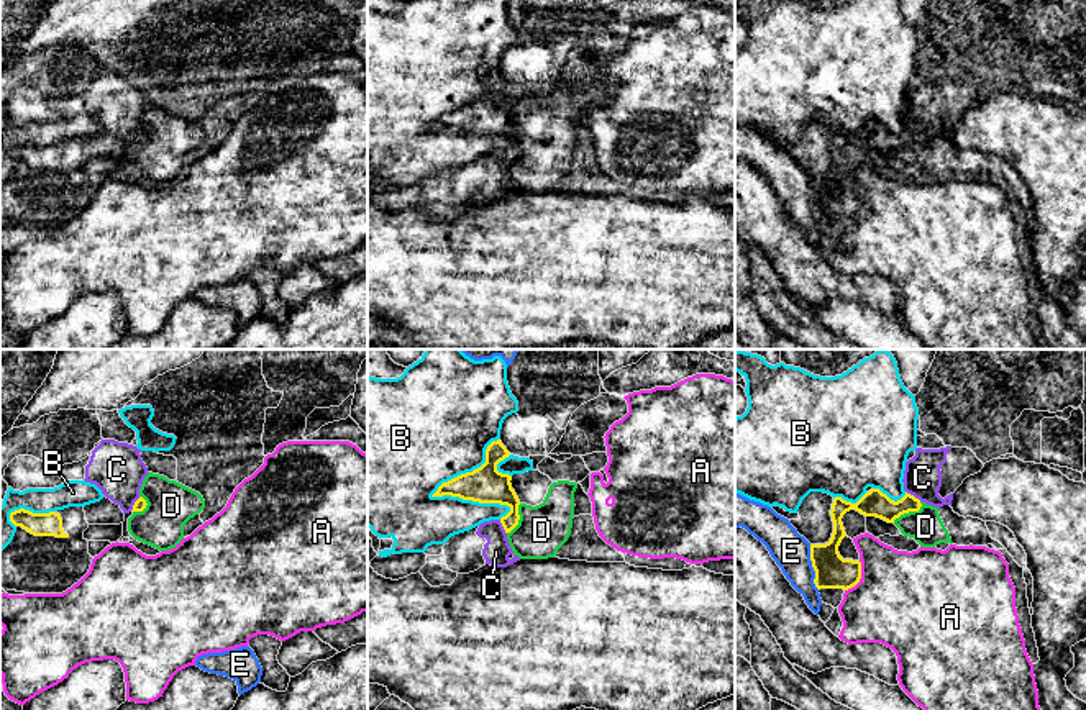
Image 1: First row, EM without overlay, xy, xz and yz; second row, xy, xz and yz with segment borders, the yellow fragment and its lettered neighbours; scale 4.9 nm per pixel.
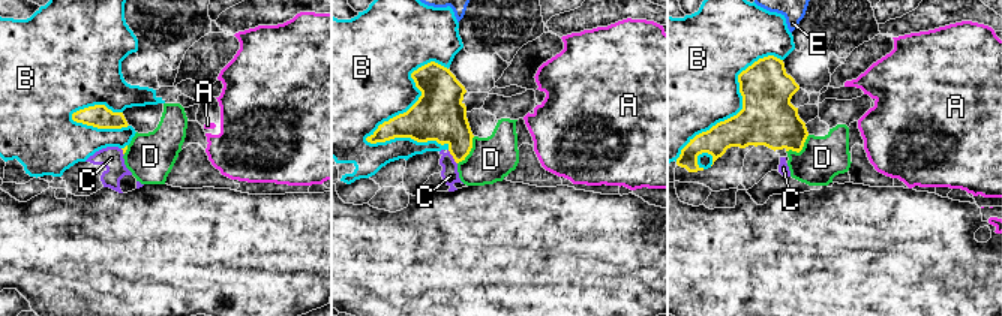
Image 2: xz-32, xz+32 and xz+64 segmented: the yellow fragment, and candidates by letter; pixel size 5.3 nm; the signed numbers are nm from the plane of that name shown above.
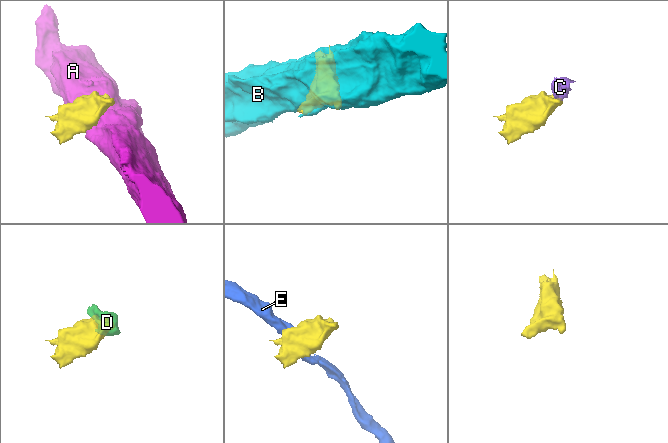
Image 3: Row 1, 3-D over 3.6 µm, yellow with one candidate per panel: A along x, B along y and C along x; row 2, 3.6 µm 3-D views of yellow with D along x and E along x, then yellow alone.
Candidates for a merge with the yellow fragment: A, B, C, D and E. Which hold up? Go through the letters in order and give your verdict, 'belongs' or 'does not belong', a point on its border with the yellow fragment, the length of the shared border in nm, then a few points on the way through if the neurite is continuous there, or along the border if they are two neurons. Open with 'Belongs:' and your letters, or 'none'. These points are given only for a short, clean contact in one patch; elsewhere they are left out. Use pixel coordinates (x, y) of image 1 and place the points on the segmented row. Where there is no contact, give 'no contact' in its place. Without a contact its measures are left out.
Belongs: C
A: does not belong; meets yellow in yz at (860, 578); contact 170 nm long; border along yz (860, 561), (860, 579), (845, 591)
B: does not belong; meets yellow in xz at (469, 473); contact 440 nm long
C: belongs; meets yellow in yz at (912, 496); contact 90 nm long; runs through yz (876, 504), (903, 505), (912, 496), (921, 486), (922, 477)
D: does not belong; meets yellow in yz at (908, 512); contact 180 nm long; border along yz (922, 504), (917, 510), (904, 512), (893, 522)
E: does not belong; meets yellow in yz at (812, 566); contact 220 nm long

